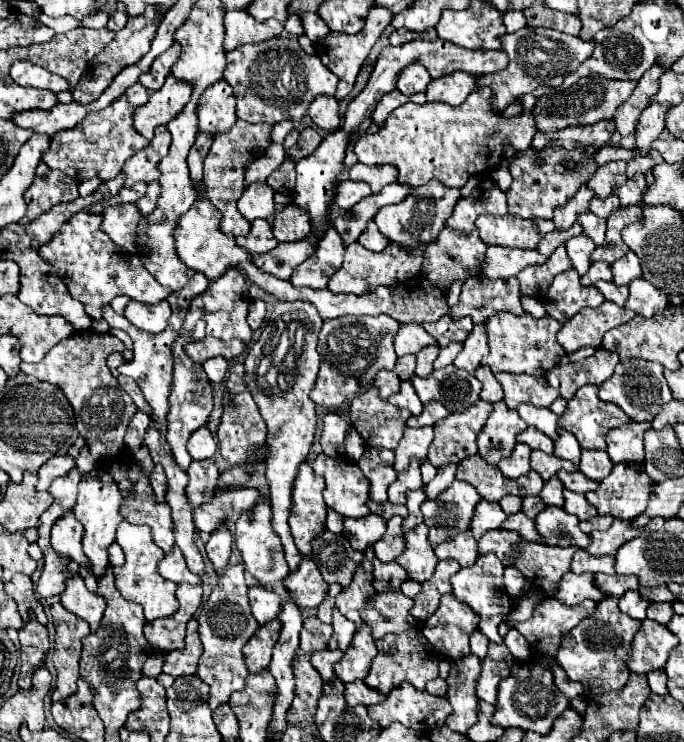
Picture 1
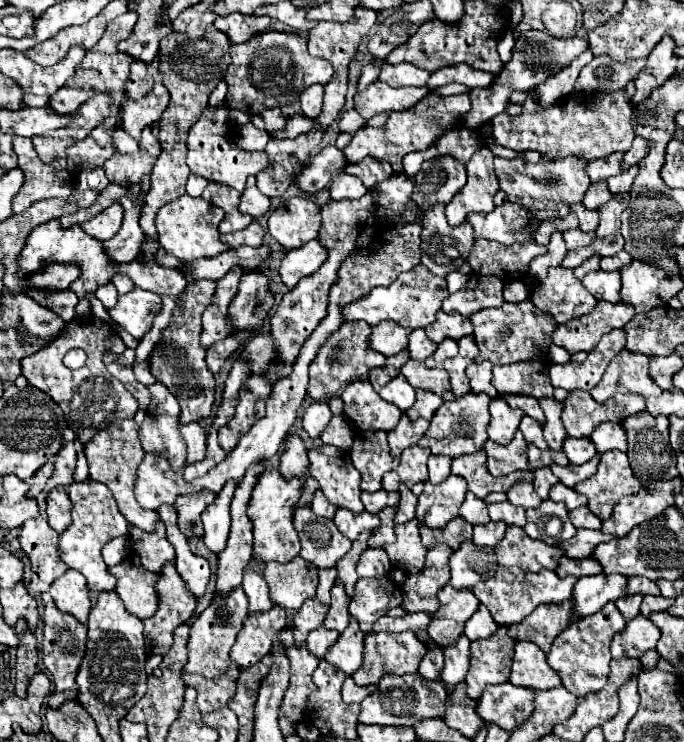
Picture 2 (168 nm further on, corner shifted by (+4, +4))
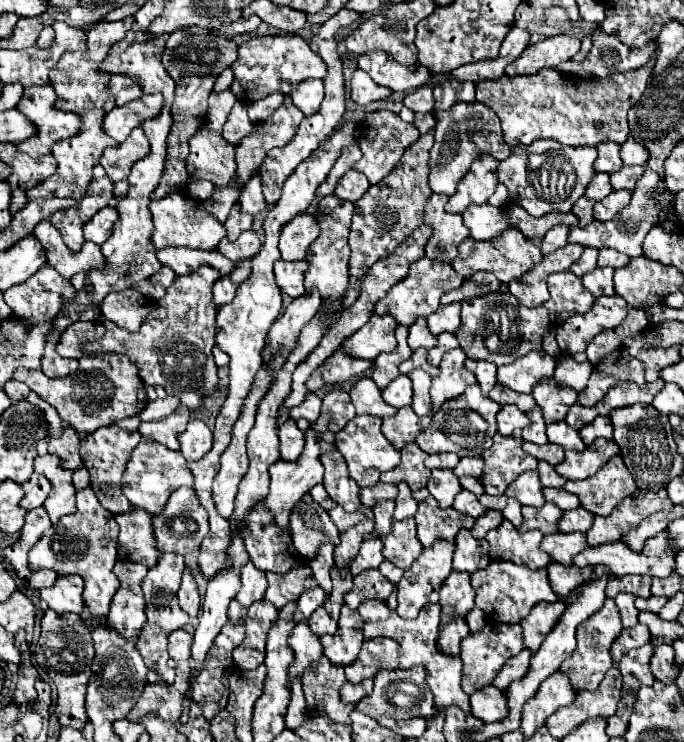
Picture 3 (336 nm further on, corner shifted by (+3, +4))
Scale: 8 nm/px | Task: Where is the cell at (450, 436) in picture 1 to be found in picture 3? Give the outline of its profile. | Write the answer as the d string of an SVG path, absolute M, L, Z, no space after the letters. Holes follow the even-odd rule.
M472 385L460 397L454 397L452 401L446 401L440 407L440 411L432 415L430 425L416 437L416 443L426 453L452 451L458 457L482 455L484 449L492 447L492 437L496 433L496 413L498 411L500 411L500 405L496 401L492 401L490 397L484 397L480 393L478 385Z

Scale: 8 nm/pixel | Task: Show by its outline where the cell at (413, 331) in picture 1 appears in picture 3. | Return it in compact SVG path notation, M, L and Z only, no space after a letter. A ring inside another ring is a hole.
M372 315L370 321L352 337L348 337L342 345L344 353L358 359L370 359L374 361L380 353L388 353L396 349L394 339L394 327L396 319L388 315Z

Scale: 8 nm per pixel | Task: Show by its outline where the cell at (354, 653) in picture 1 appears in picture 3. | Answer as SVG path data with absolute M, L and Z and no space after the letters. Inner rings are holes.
M342 605L342 613L338 619L338 631L334 635L324 635L320 637L324 655L334 663L334 665L350 665L356 661L360 647L364 643L362 637L362 617L356 609L348 609Z

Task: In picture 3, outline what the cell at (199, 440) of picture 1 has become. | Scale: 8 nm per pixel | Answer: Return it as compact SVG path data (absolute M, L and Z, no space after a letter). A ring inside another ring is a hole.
M190 419L186 429L178 435L178 441L180 453L186 457L186 461L198 461L212 447L212 431L202 419Z

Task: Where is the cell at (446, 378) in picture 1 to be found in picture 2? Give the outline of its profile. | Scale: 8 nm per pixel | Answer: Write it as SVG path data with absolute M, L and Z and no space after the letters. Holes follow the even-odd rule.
M407 361L401 367L401 373L407 377L407 381L411 383L411 387L415 387L415 389L427 389L429 393L435 393L435 395L443 397L443 401L455 401L455 399L459 399L453 393L453 389L451 389L449 373L445 369L441 369L441 367L429 369L425 363Z

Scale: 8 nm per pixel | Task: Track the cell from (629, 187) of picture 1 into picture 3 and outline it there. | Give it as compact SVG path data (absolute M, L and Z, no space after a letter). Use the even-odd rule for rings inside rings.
M622 167L620 171L612 173L612 189L628 189L634 191L636 181L644 175L644 167Z

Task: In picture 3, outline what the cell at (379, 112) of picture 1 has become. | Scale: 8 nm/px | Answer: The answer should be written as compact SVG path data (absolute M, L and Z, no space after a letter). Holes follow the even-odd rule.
M356 69L354 75L352 75L352 101L358 103L358 105L368 105L372 101L380 101L380 99L386 99L392 91L388 91L386 87L382 85L376 85L368 73L364 73L362 69Z

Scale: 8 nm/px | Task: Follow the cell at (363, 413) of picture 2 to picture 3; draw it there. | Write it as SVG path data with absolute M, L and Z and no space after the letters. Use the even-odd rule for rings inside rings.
M358 379L350 389L352 403L356 407L358 415L376 415L376 417L388 417L394 415L396 409L382 401L380 389L372 379Z

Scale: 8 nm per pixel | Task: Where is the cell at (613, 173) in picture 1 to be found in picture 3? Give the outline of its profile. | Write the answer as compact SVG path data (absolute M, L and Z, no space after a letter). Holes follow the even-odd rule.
M600 143L598 147L598 159L594 163L596 171L604 171L604 173L614 173L622 167L620 161L620 145L616 143Z

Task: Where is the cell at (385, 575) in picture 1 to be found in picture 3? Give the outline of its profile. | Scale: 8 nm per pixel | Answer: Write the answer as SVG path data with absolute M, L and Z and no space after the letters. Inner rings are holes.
M366 539L356 555L356 559L350 565L350 571L354 575L366 571L366 569L378 569L378 565L384 561L382 557L382 541L380 539Z

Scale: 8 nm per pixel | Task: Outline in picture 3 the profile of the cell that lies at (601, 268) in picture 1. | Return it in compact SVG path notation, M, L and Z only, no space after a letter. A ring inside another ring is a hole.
M586 247L586 249L584 249L584 253L580 255L580 259L570 267L570 271L572 271L574 275L582 277L584 273L588 273L588 271L596 269L596 257L598 257L598 251L596 251L596 249L592 249L592 247Z

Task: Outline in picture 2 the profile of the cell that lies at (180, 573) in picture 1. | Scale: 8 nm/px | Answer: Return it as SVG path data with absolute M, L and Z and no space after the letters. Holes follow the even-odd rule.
M163 521L157 523L155 533L143 529L129 529L133 539L133 549L141 555L141 563L149 571L161 571L167 561L175 561L175 547L167 541Z

